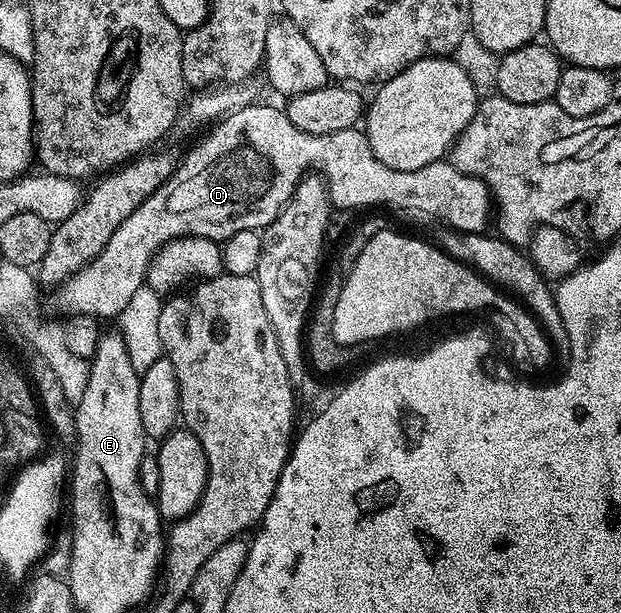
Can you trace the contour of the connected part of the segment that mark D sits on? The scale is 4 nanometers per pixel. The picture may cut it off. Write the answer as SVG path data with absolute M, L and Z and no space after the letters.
M259 106L242 107L218 120L210 128L212 131L183 160L178 160L174 173L142 205L133 209L125 221L121 221L117 233L109 237L109 245L101 249L99 256L77 274L67 278L66 283L58 288L59 307L63 313L94 315L100 321L114 320L125 309L125 305L129 305L133 293L145 286L151 262L166 243L185 239L188 235L226 241L242 231L259 231L268 227L289 201L300 179L310 171L322 175L336 208L396 207L399 211L416 211L419 215L440 219L445 223L443 225L456 231L483 233L488 230L487 218L493 215L491 192L480 179L461 173L449 161L438 169L434 163L425 165L425 169L412 171L389 169L389 165L381 165L381 161L377 161L362 130L350 127L341 133L328 135L305 133L289 121L286 110Z

